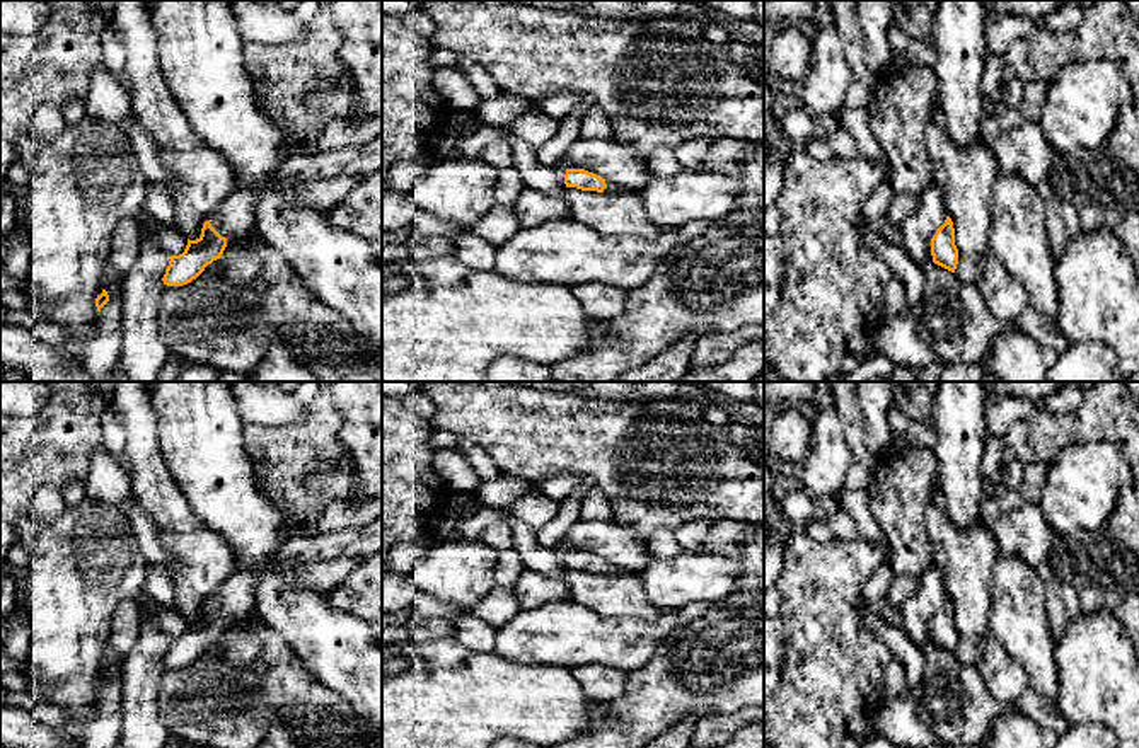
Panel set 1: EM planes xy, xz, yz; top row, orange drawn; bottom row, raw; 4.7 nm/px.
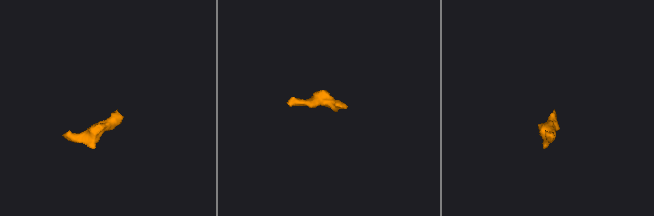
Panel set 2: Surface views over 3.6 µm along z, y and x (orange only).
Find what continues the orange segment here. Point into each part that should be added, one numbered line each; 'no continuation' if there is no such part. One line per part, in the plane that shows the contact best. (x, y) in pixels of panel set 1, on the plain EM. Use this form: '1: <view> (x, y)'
1: xy (236, 598)

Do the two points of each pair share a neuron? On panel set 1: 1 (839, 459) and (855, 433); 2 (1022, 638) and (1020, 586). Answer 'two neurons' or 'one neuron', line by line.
1: two neurons
2: one neuron

